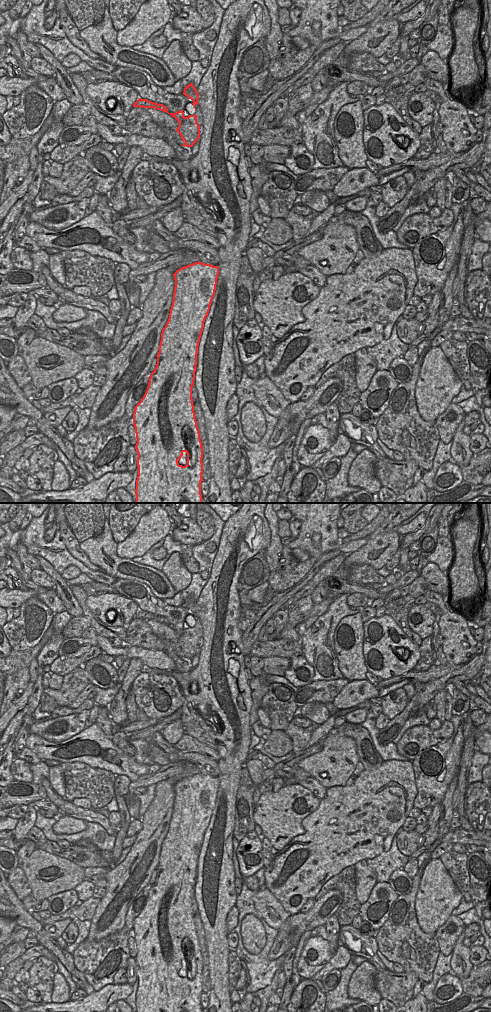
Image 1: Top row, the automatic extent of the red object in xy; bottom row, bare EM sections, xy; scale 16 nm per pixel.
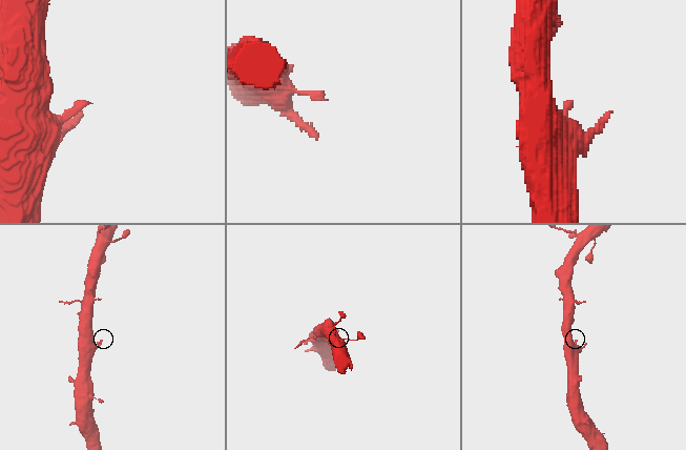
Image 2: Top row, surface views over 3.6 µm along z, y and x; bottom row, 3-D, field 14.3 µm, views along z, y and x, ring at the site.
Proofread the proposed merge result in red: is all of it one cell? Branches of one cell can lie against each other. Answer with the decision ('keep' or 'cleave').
keep

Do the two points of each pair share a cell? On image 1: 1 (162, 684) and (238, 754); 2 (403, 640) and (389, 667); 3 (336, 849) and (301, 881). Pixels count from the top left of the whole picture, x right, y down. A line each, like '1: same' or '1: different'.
1: different
2: same
3: same

